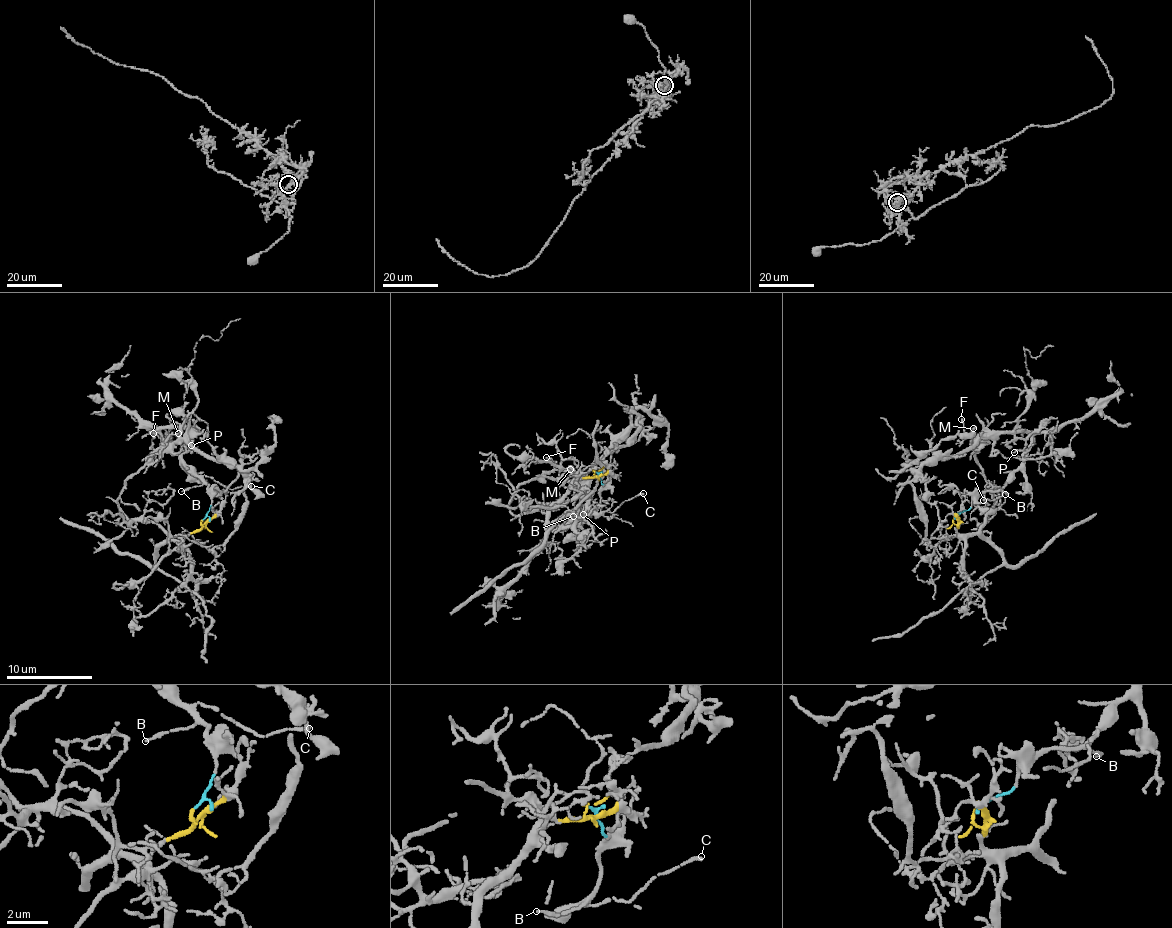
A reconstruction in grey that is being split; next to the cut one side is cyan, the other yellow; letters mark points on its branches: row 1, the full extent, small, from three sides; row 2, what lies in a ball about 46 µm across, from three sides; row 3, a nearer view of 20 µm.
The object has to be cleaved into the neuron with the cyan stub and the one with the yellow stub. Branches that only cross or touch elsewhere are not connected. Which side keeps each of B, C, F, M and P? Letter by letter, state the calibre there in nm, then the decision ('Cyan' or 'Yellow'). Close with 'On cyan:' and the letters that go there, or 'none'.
B: Thickness 150 nm. Cyan
C: Thickness 150 nm. Cyan
F: Thickness 120 nm. Yellow
M: Thickness 150 nm. Yellow
P: Thickness 120 nm. Cyan
On cyan: B, C, P

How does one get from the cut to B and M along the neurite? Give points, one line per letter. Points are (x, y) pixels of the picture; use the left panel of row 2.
B: (202, 520), (211, 506), (209, 484), (181, 492)
M: (202, 520), (180, 542), (157, 524), (127, 516), (118, 506), (129, 479), (172, 434), (178, 434)

